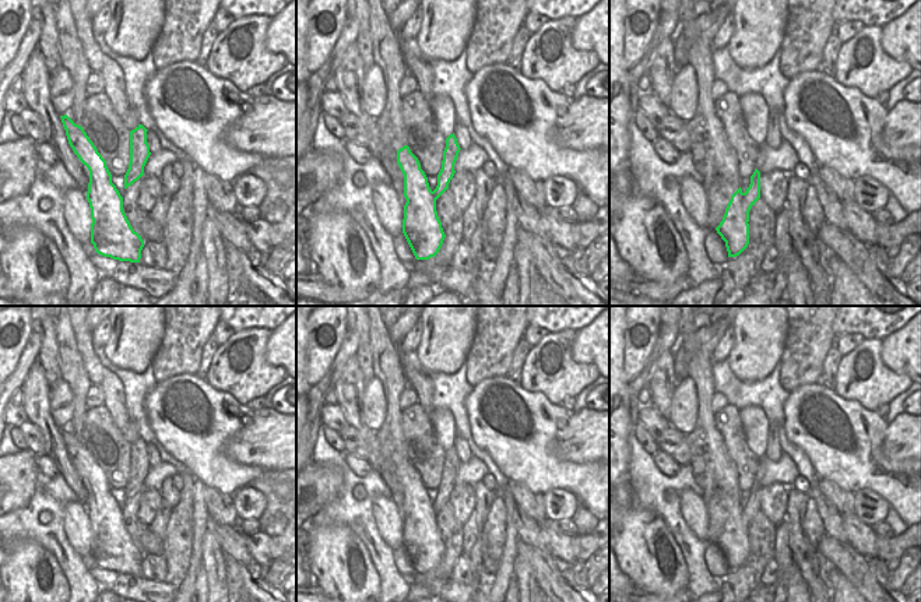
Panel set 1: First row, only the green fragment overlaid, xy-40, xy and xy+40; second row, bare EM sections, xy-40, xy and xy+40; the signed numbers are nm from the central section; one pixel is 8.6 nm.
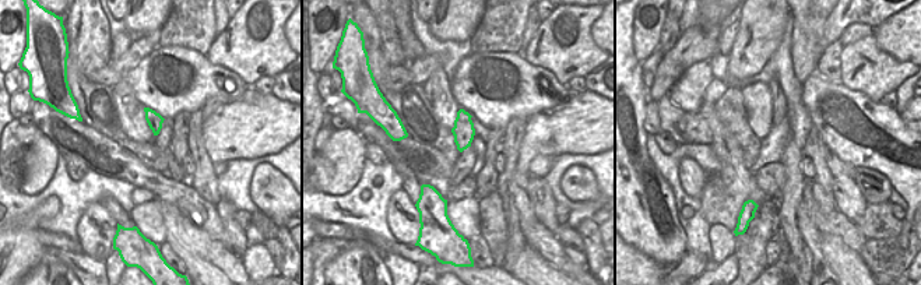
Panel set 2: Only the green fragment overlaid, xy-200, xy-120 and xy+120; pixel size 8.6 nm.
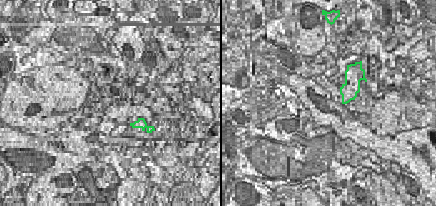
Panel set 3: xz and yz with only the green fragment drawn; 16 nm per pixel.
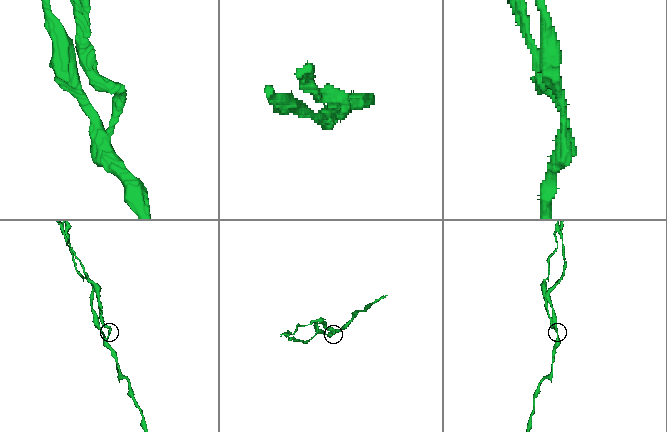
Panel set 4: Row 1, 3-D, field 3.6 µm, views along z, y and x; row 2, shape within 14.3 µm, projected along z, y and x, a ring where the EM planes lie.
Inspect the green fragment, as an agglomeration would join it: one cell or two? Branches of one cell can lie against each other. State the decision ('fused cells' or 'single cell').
fused cells

